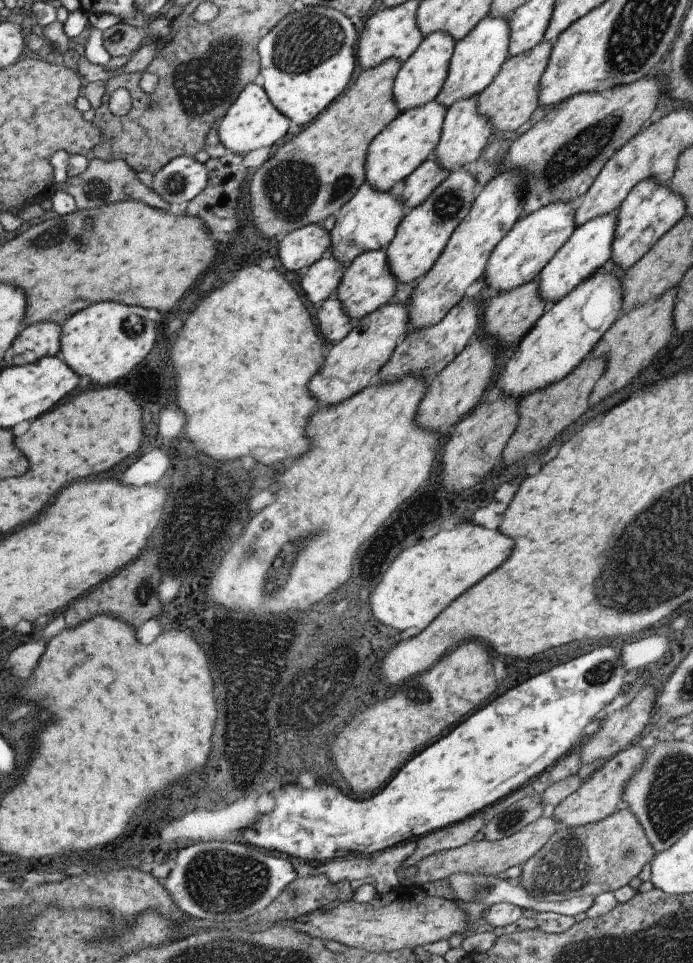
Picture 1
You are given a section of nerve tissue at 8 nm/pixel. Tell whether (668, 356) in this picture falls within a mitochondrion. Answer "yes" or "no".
no

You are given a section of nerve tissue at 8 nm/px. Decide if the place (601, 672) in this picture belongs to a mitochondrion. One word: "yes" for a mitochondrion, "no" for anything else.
yes

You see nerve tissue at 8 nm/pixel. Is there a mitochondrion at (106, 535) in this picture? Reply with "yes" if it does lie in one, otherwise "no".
no

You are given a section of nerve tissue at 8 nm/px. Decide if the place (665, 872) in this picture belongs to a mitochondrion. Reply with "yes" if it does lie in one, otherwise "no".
no

